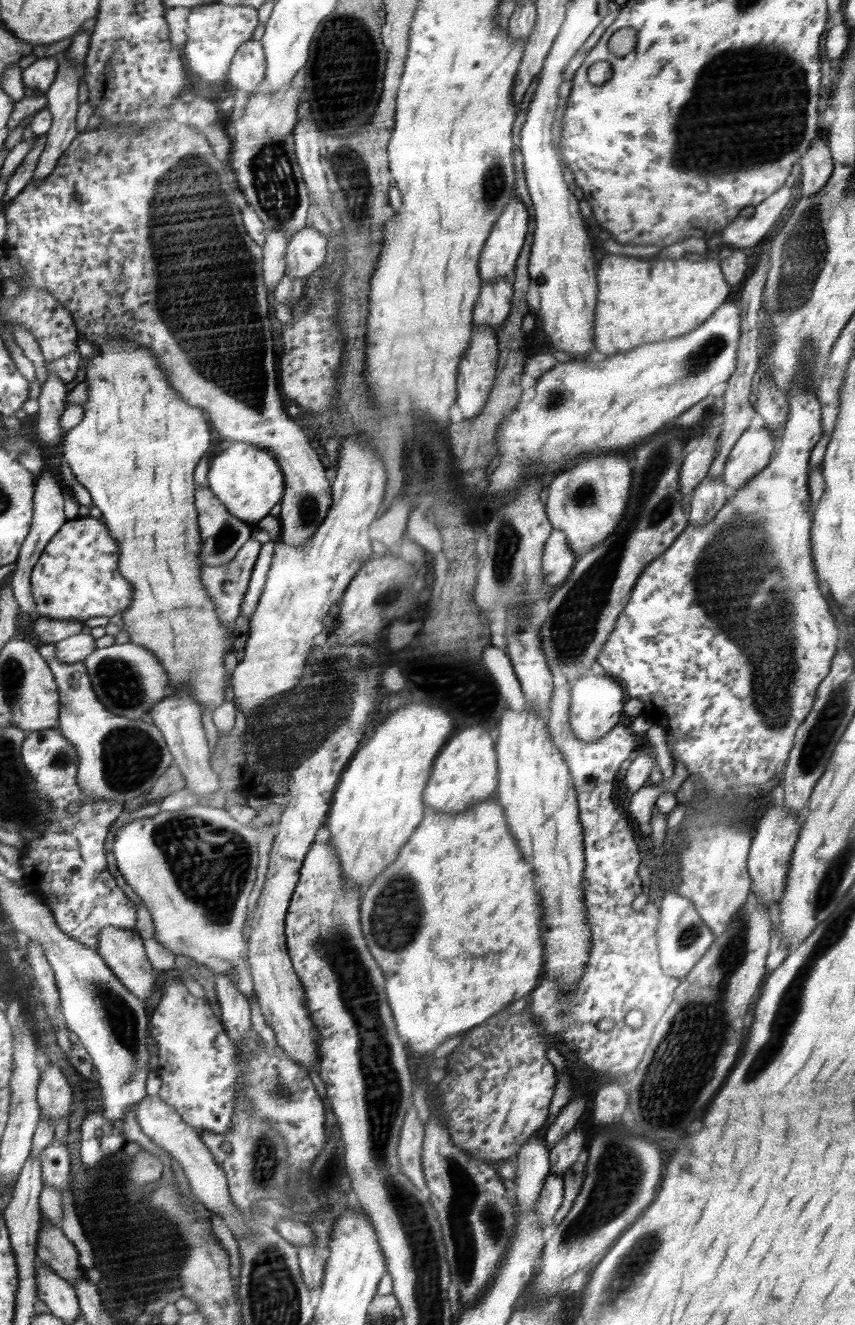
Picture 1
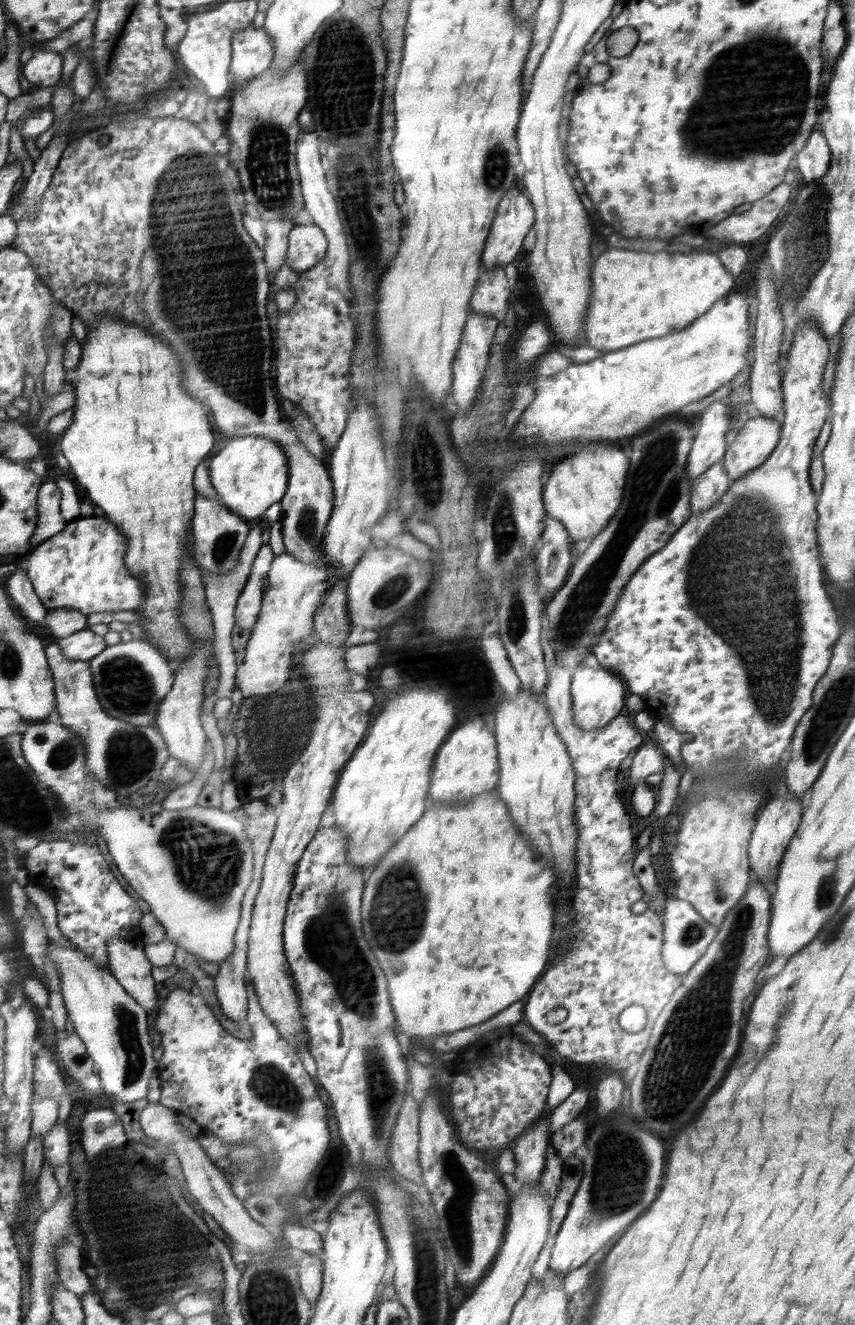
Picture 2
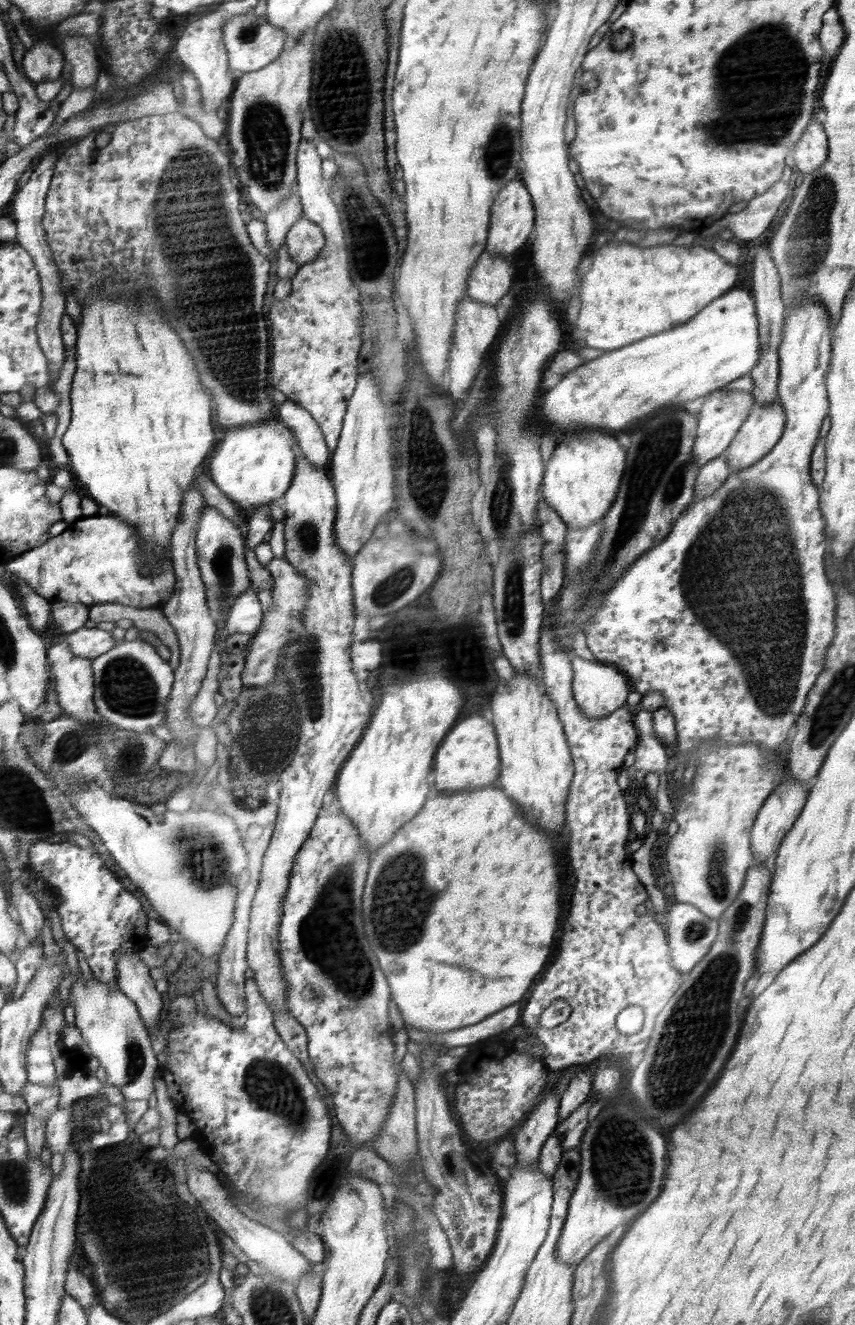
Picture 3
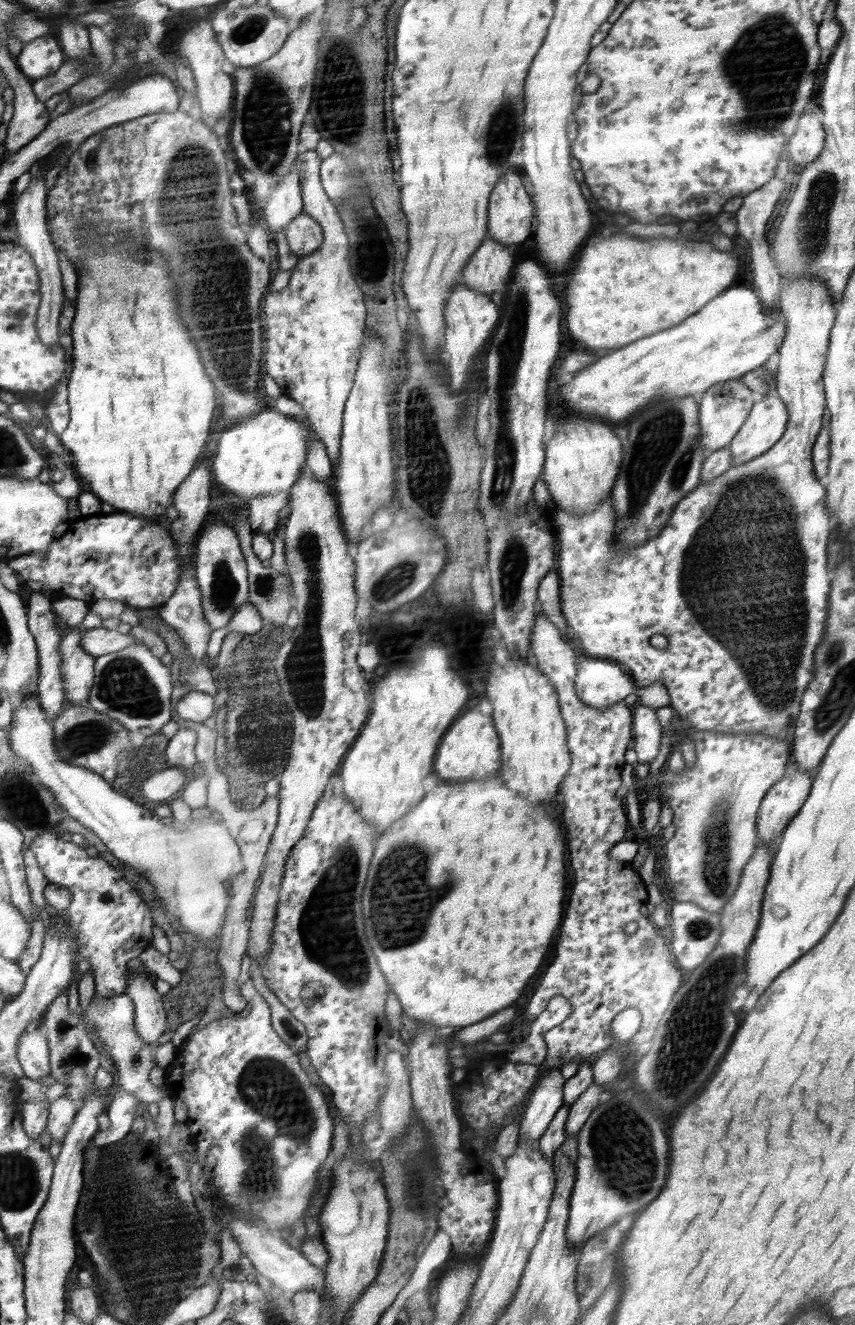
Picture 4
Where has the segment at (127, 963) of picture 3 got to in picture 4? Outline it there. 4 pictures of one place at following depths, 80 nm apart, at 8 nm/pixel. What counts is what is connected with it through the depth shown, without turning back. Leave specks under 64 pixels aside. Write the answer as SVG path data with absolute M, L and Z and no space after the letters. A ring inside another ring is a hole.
M132 972L125 995L135 1003L134 1026L140 1040L147 1045L156 1042L164 1034L168 1020L154 984L148 982L144 972Z

